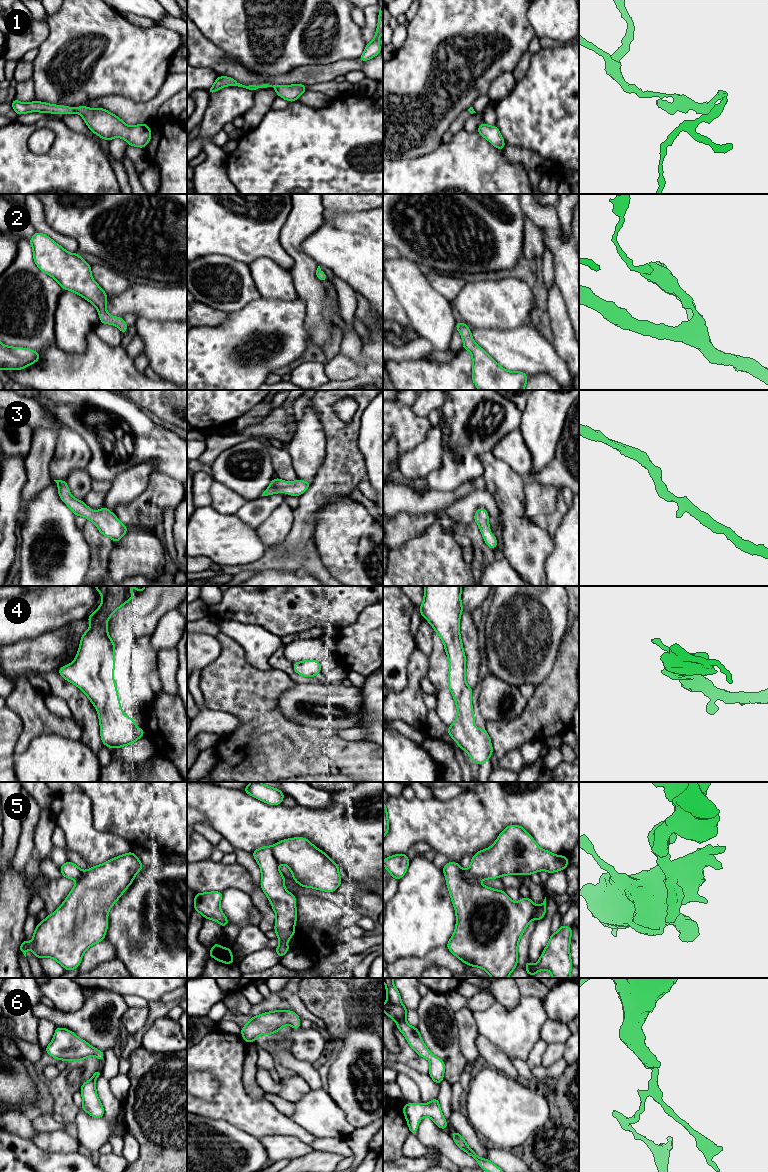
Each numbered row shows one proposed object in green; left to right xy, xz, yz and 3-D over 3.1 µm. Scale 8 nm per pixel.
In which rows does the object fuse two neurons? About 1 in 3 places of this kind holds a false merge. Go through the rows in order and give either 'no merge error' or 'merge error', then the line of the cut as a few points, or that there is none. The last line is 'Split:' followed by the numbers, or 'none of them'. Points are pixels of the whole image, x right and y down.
1: no merge error; cut none
2: no merge error; cut none
3: no merge error; cut none
4: no merge error; cut none
5: merge error; cut yz (461, 869), (461, 874), (466, 879), (476, 881)
6: no merge error; cut none
Split: 5

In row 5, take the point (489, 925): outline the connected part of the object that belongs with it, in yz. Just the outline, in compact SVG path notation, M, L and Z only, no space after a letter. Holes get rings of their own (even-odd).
M448 862L442 870L456 912L456 928L446 947L463 963L484 969L492 978L508 978L517 966L518 943L521 935L533 918L538 922L546 913L546 897L541 905L535 905L530 898L521 898L515 903L503 890L466 880L459 863Z

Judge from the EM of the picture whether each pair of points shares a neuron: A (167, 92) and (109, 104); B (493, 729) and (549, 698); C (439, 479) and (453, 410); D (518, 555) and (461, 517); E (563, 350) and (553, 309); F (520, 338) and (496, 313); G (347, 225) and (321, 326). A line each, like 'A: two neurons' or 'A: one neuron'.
A: one neuron
B: one neuron
C: one neuron
D: two neurons
E: one neuron
F: two neurons
G: two neurons

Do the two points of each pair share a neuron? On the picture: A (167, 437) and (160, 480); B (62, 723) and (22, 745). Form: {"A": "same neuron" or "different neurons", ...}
{"A": "different neurons", "B": "same neuron"}

